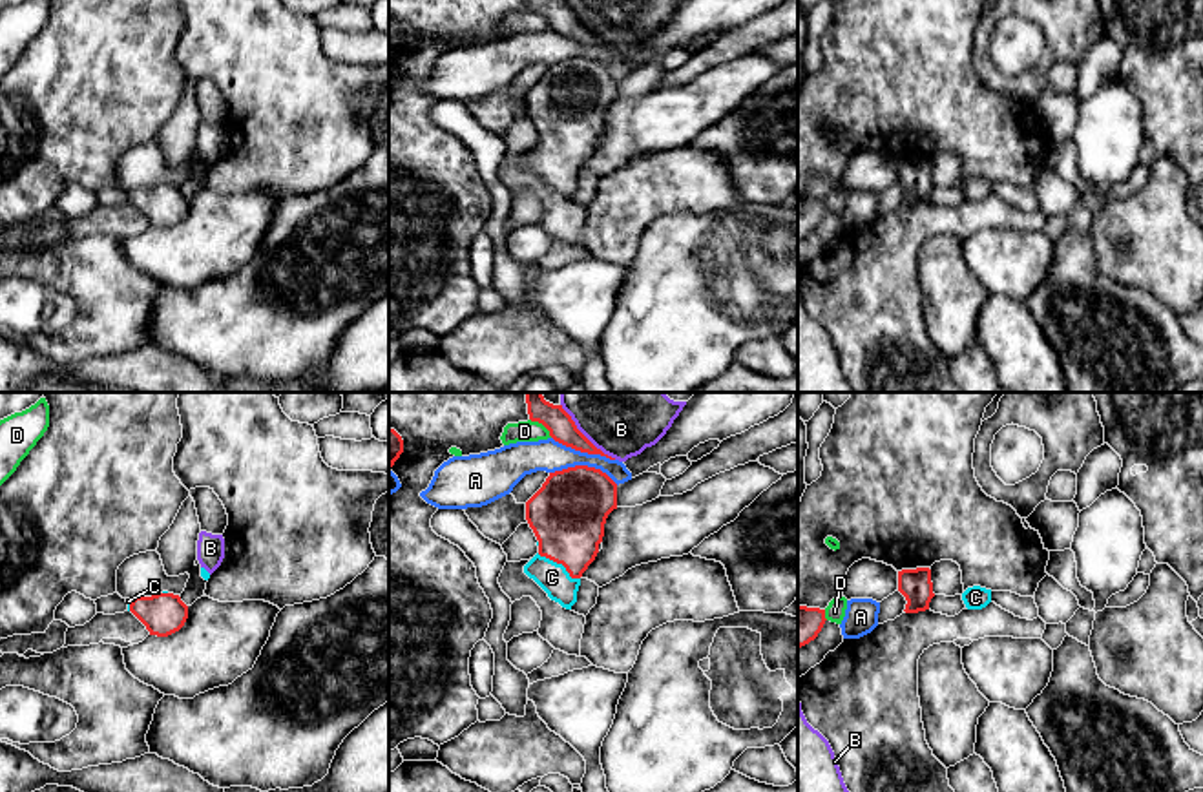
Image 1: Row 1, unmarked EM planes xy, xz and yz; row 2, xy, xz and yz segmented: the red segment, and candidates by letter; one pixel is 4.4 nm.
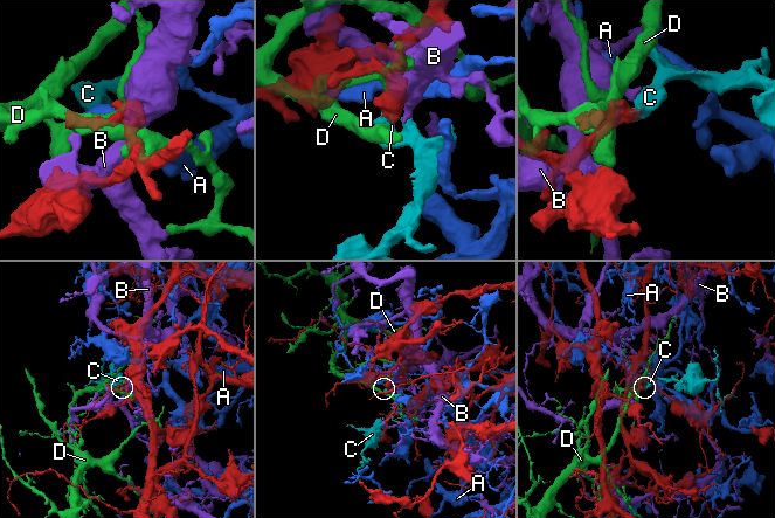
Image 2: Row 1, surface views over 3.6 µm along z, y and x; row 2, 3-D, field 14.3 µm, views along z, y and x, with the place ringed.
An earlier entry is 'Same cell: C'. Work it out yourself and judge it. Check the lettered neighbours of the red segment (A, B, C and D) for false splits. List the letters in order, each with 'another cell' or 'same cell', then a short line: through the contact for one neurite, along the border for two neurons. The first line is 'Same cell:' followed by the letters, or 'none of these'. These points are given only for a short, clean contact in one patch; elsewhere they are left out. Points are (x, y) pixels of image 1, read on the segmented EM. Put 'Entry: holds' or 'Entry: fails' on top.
Entry: holds
Same cell: C
A: another cell
B: another cell
C: same cell; line xz (568, 513), (568, 544), (559, 562), (552, 577)
D: another cell

